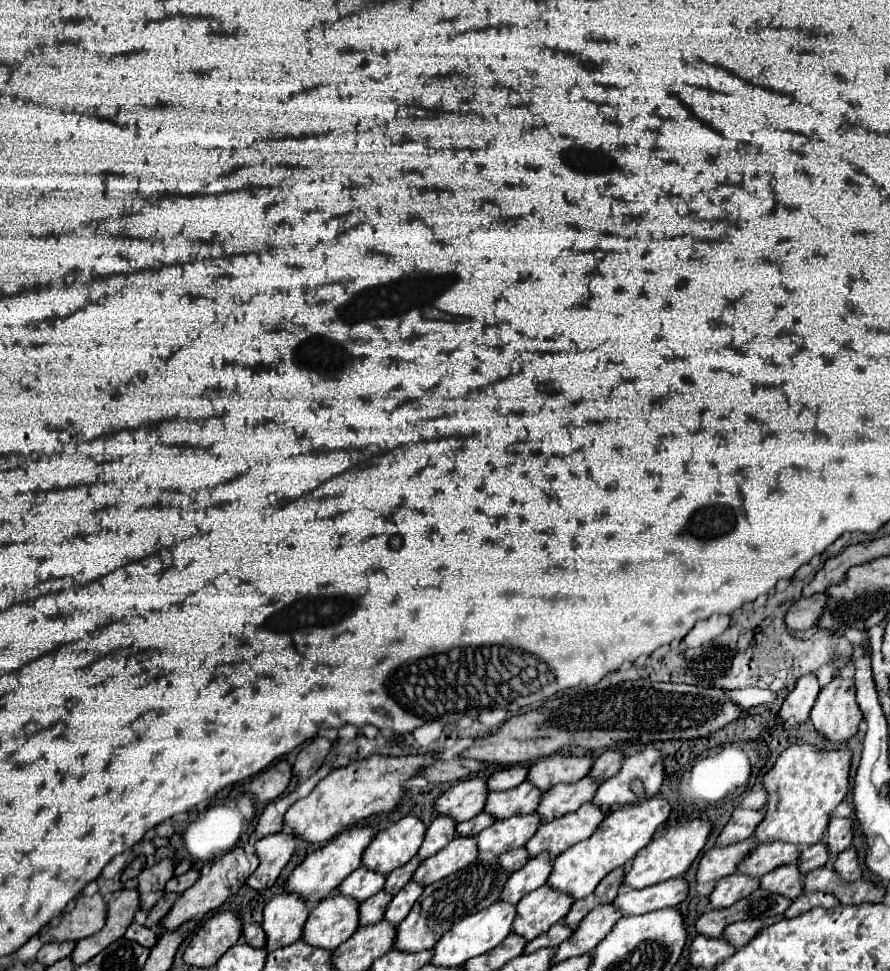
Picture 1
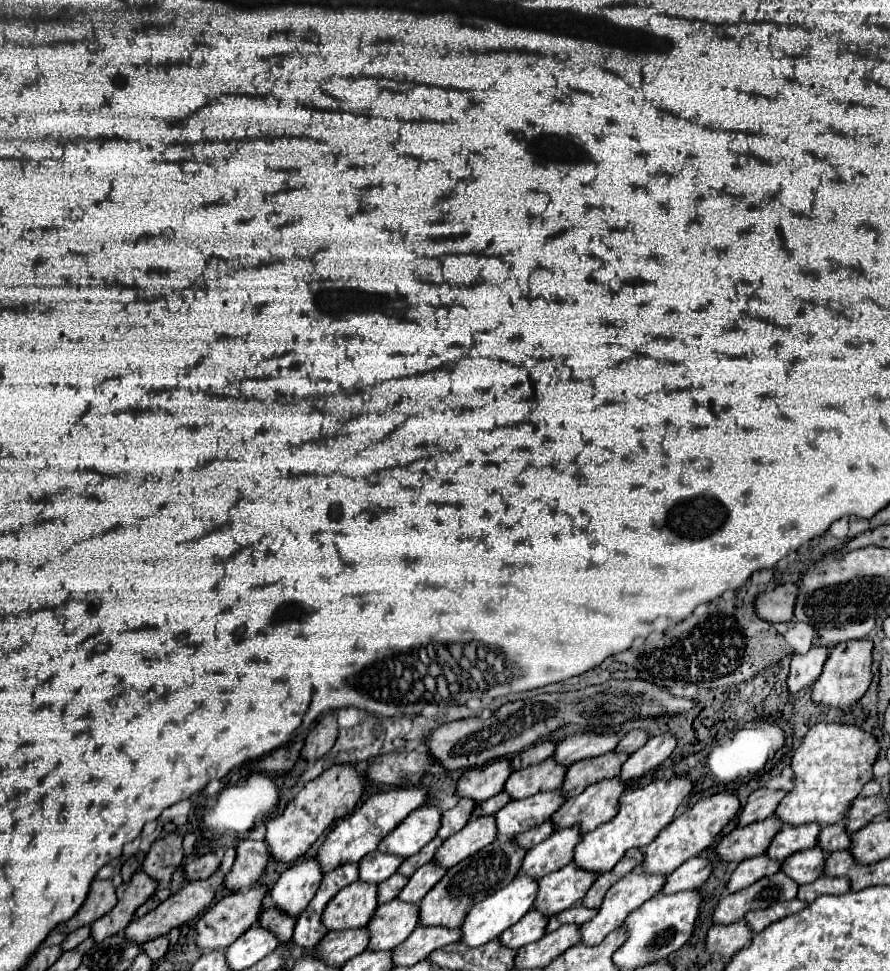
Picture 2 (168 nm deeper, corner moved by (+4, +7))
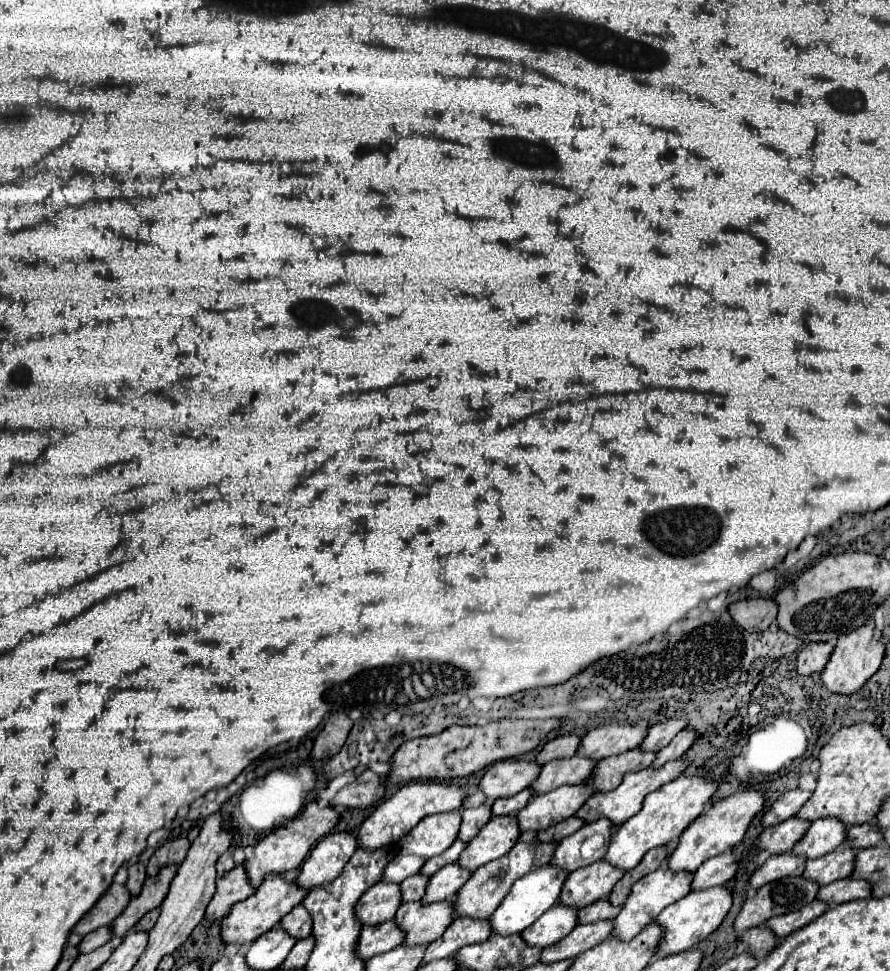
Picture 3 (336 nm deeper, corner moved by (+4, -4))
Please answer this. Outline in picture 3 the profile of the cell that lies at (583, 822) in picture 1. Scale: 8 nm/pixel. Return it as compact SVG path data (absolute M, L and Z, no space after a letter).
M678 759L678 761L666 763L666 765L660 767L660 769L642 769L642 771L638 771L638 773L628 773L616 789L606 791L606 793L596 793L596 795L592 795L592 797L578 809L576 817L582 819L584 823L592 823L592 821L596 821L596 819L608 819L614 827L618 827L618 825L622 825L624 821L628 821L632 815L636 815L636 813L640 811L642 799L644 799L648 793L652 793L654 789L662 787L664 783L676 779L684 769L686 769L686 763L684 763L682 759Z

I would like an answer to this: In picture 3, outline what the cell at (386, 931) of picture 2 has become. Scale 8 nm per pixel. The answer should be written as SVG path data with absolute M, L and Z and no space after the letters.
M442 901L442 903L430 903L430 905L420 905L416 903L402 903L394 915L394 921L398 927L404 931L404 947L414 947L414 945L426 945L438 939L442 931L452 923L452 901Z

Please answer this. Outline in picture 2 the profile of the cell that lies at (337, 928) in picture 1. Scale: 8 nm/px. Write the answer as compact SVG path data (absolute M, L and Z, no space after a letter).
M354 882L340 890L324 910L322 922L328 930L348 930L366 926L378 908L378 886Z

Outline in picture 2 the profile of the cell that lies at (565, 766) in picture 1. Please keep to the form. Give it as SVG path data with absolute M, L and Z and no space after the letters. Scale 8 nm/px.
M576 732L568 738L564 738L556 748L556 762L560 764L574 764L584 758L594 758L600 754L606 754L618 746L620 736L616 732L596 734L596 732Z

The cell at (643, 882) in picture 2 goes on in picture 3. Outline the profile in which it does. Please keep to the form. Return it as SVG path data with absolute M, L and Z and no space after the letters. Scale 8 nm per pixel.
M656 869L654 873L642 877L638 883L632 885L622 911L618 913L618 917L612 919L612 939L620 939L620 941L630 941L634 935L638 935L638 931L642 931L648 923L652 923L652 919L670 903L682 899L684 895L690 893L690 875L692 873L674 873L670 869Z

